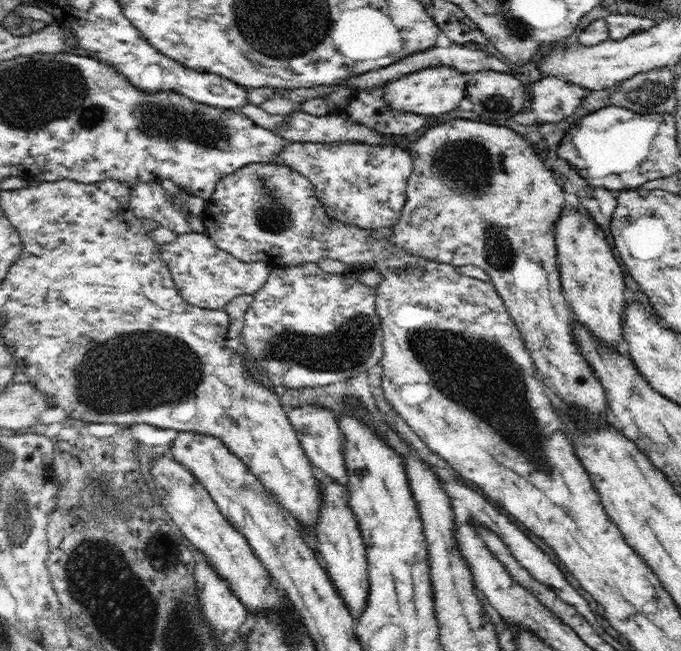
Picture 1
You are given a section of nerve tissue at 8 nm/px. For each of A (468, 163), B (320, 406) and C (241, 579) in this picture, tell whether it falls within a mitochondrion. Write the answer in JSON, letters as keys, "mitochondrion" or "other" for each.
{"A":"mitochondrion","B":"other","C":"other"}

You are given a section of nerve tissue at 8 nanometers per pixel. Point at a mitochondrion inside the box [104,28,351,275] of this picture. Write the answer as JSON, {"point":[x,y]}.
{"point":[156,120]}

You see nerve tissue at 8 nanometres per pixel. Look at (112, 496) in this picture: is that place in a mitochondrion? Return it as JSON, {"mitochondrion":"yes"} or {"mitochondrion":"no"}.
{"mitochondrion":"yes"}

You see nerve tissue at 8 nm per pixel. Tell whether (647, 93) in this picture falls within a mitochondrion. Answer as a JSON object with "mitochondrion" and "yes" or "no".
{"mitochondrion":"yes"}

